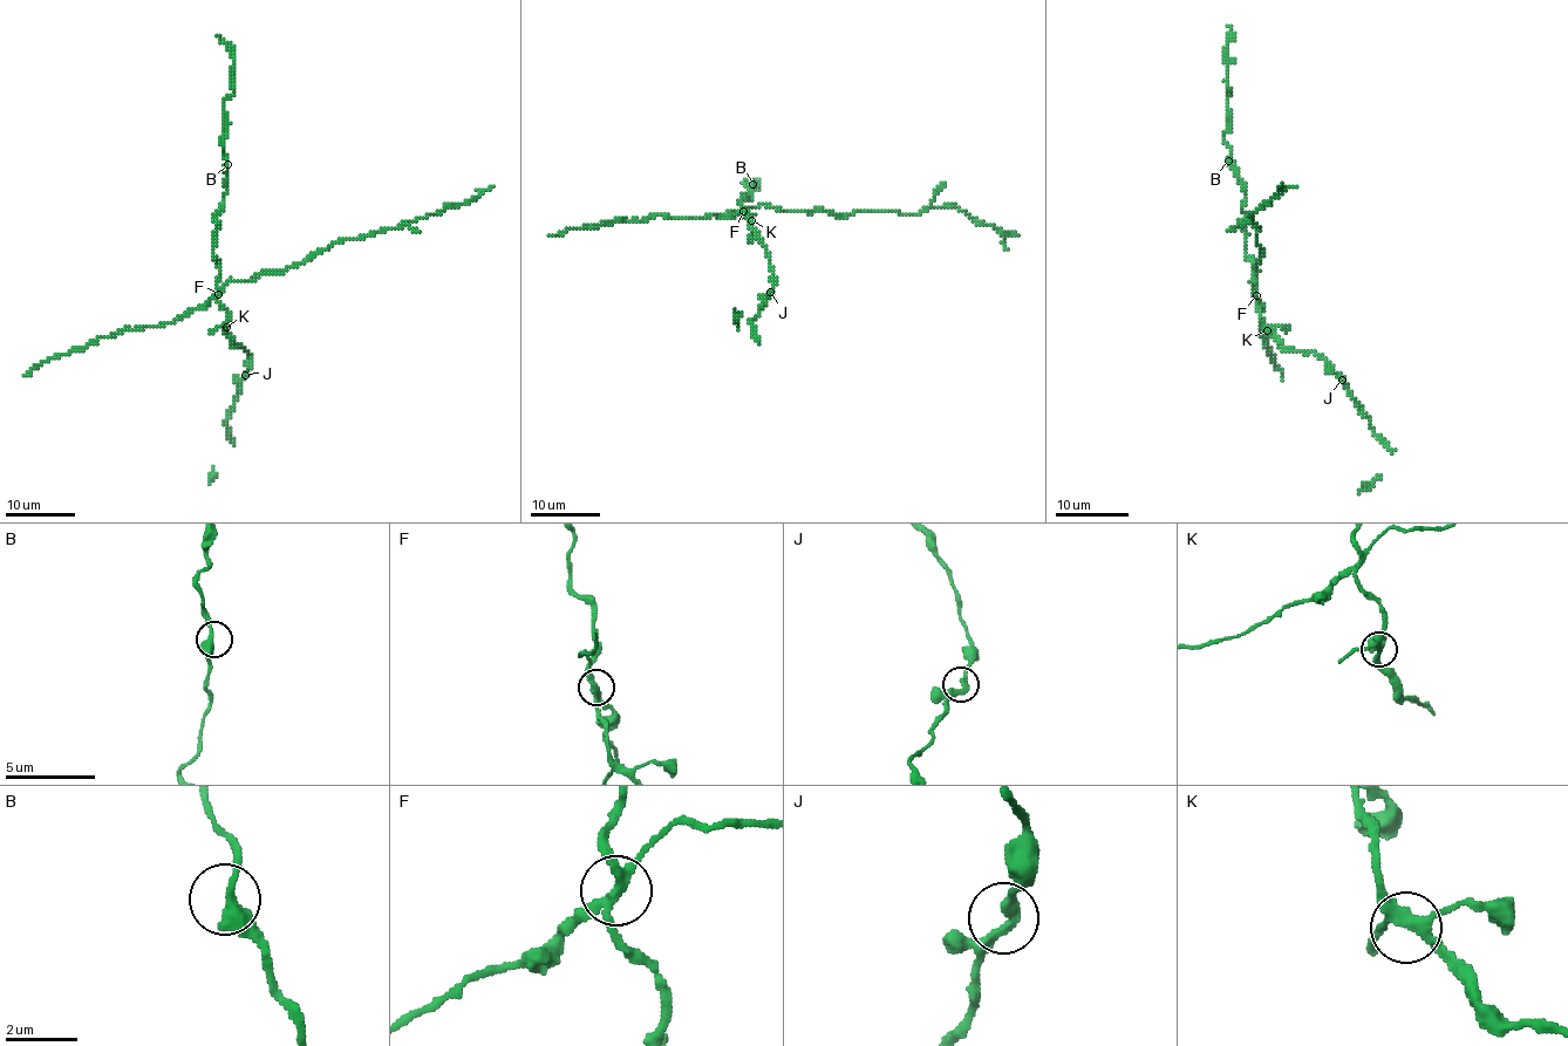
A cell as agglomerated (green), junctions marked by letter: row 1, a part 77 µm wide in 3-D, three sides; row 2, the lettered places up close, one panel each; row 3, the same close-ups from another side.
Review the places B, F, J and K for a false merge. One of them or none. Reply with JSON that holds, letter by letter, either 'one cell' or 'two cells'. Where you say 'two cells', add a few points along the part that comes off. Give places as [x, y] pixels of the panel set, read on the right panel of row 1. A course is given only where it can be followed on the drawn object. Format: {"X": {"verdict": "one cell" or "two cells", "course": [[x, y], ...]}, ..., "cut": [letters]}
{"B": {"verdict": "one cell"}, "F": {"verdict": "two cells", "course": [[1255, 295], [1251, 281], [1254, 281], [1261, 255], [1255, 236], [1259, 226], [1251, 216], [1287, 187], [1297, 187]]}, "J": {"verdict": "one cell"}, "K": {"verdict": "one cell"}, "cut": ["F"]}

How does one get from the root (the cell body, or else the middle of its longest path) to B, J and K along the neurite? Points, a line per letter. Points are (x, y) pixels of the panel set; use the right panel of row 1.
B: (1252, 282), (1254, 289), (1255, 265), (1246, 255), (1245, 190), (1238, 170), (1228, 161)
J: (1252, 282), (1261, 323), (1274, 337), (1287, 350), (1321, 356), (1342, 380)
K: (1252, 282), (1261, 325), (1267, 330)

